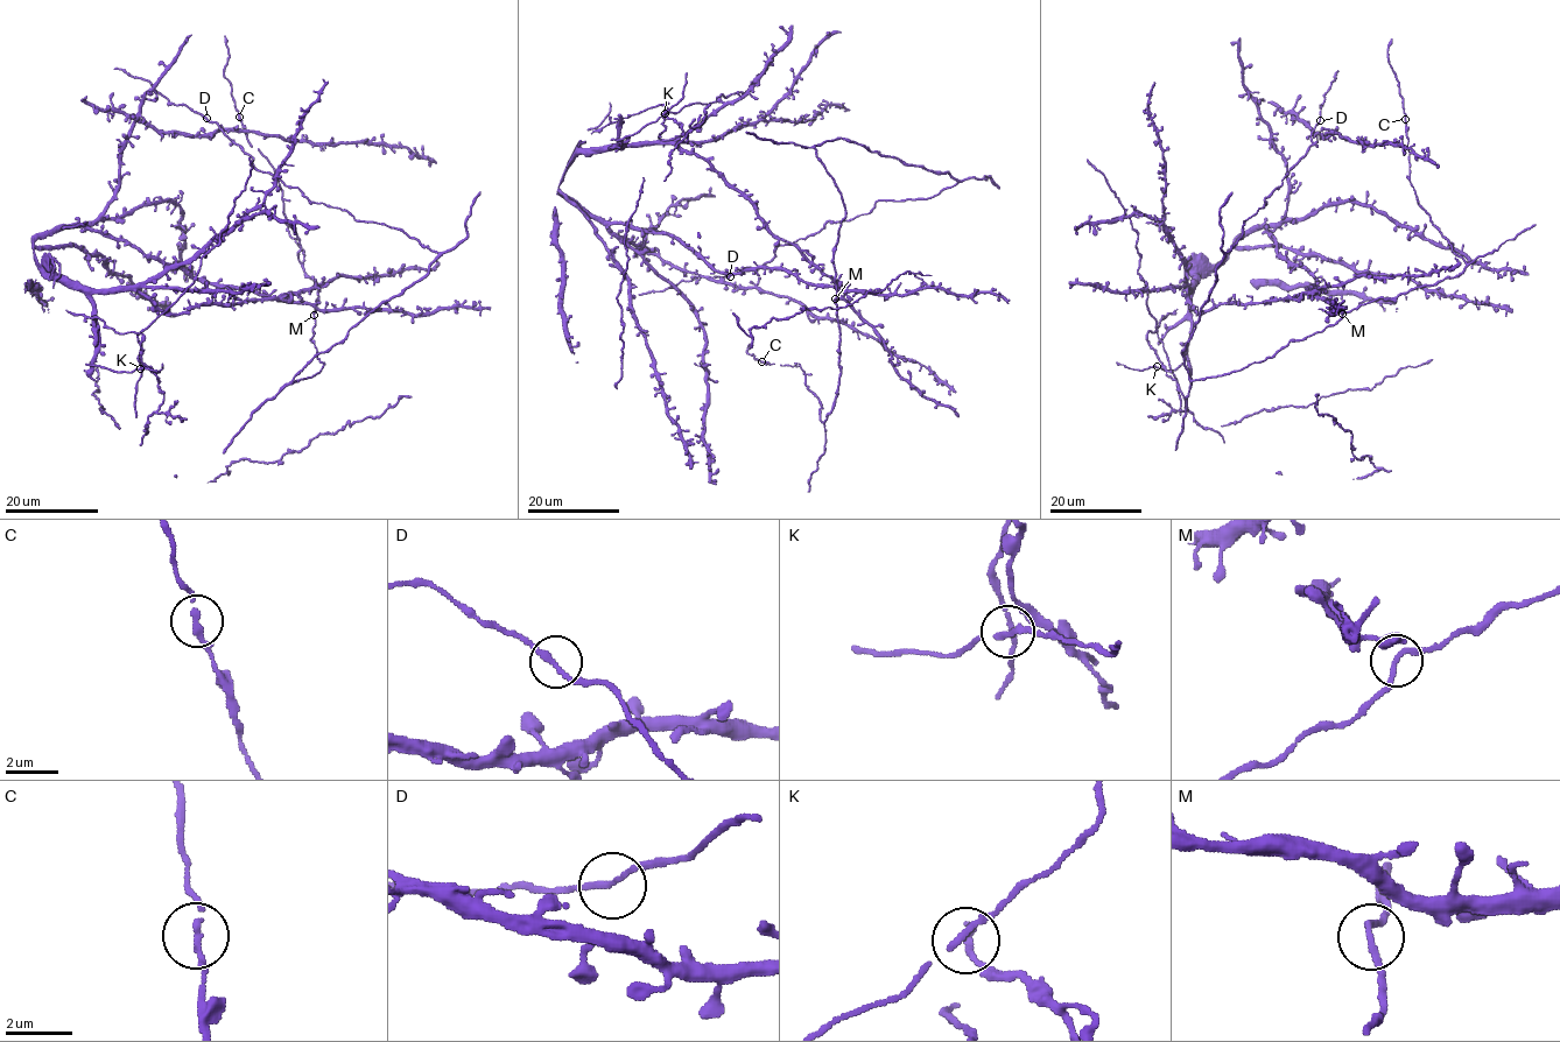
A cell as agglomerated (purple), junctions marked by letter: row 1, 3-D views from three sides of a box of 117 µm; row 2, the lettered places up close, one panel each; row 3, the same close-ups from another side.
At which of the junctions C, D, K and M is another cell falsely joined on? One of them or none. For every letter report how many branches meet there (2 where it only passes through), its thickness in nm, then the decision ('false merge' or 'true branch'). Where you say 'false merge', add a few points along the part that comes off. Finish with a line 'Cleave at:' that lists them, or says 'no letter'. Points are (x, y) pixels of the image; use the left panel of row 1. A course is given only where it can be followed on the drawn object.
C: 2 | 180 nm | true branch
D: 2 | 190 nm | true branch
K: 2 | 180 nm | true branch
M: 2 | 190 nm | true branch
Cleave at: no letter

